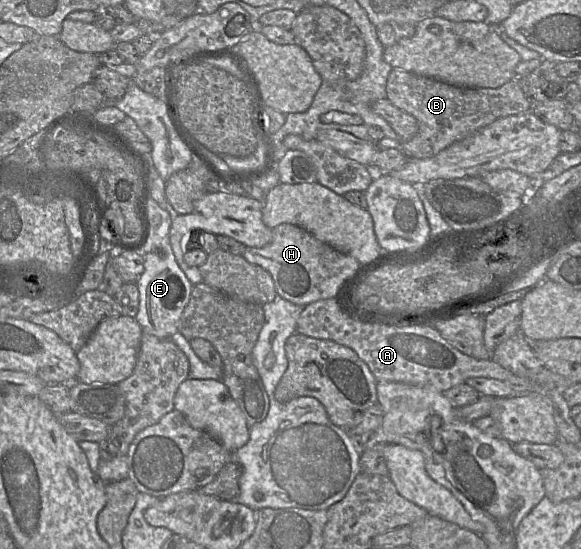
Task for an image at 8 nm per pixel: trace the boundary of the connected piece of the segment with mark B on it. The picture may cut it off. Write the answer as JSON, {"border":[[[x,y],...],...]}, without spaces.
{"border":[[[393,68],[387,79],[386,93],[386,98],[394,106],[418,121],[418,133],[411,140],[401,142],[401,150],[409,159],[431,158],[499,118],[531,111],[531,104],[518,79],[499,88],[461,88]]]}

